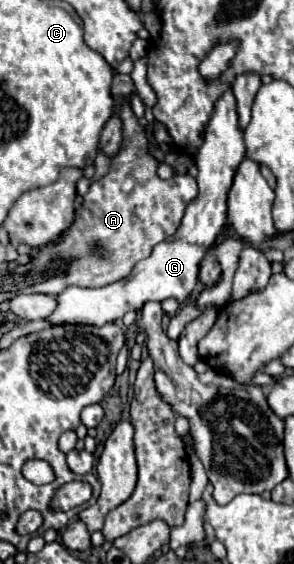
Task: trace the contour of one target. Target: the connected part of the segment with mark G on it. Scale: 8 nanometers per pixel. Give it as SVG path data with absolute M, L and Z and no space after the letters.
M224 92L214 106L214 114L206 126L204 144L196 154L198 166L198 196L186 206L184 218L178 230L154 246L152 254L140 260L132 274L124 280L100 286L100 288L80 288L72 286L60 294L58 308L46 318L50 326L60 324L88 324L88 326L104 326L106 322L120 320L130 310L140 310L146 302L162 302L166 298L176 298L178 302L186 302L190 292L198 282L198 264L204 258L206 250L214 244L216 236L226 224L226 198L234 180L234 172L244 160L244 140L238 128L236 116L236 98L232 92Z

